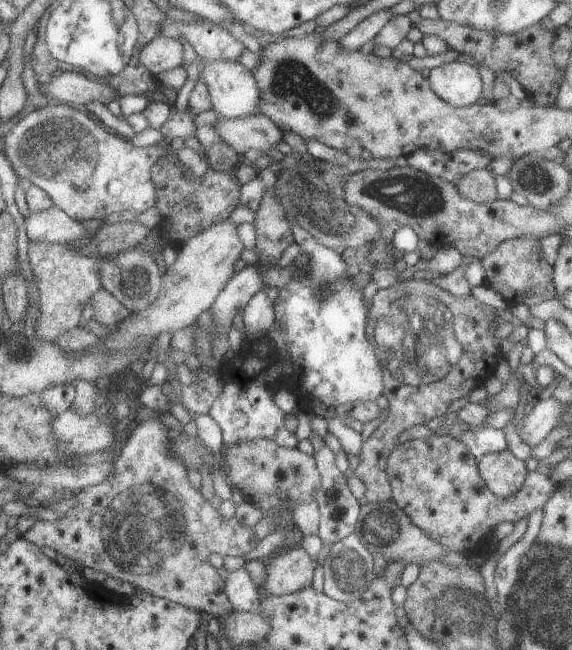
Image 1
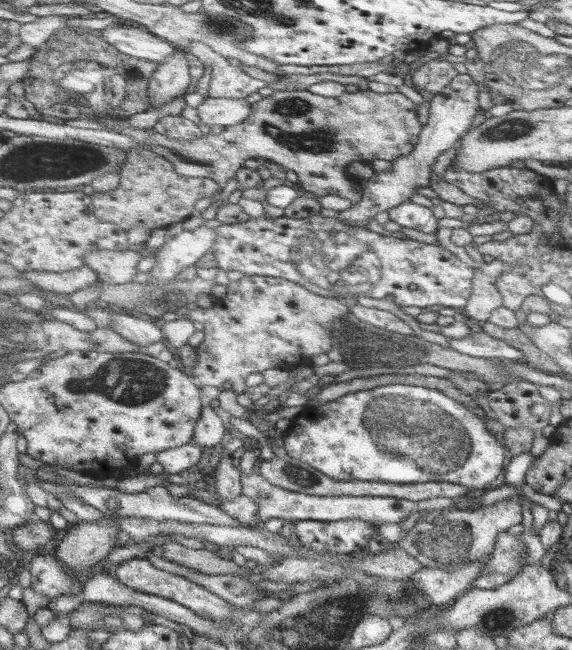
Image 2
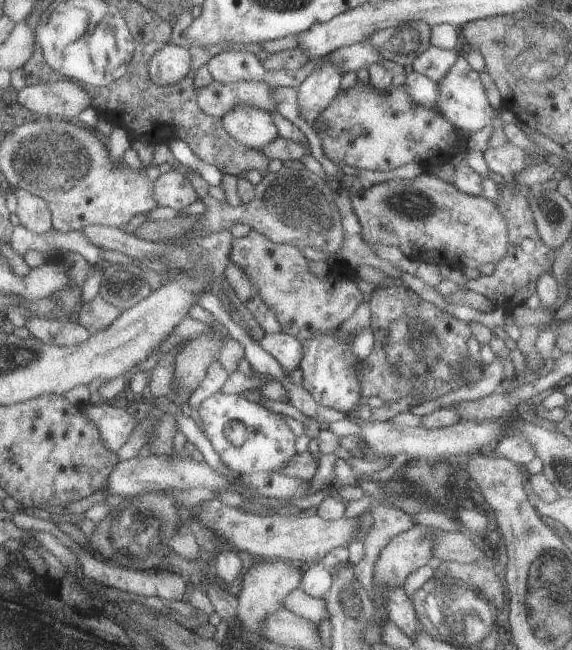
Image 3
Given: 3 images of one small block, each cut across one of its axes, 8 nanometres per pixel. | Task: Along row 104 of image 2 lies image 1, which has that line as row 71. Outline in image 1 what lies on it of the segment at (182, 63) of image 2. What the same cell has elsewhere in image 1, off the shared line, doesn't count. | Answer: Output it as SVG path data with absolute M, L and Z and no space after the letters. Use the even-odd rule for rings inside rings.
M160 34L142 47L139 59L152 75L157 76L160 72L182 66L183 52L179 40Z

